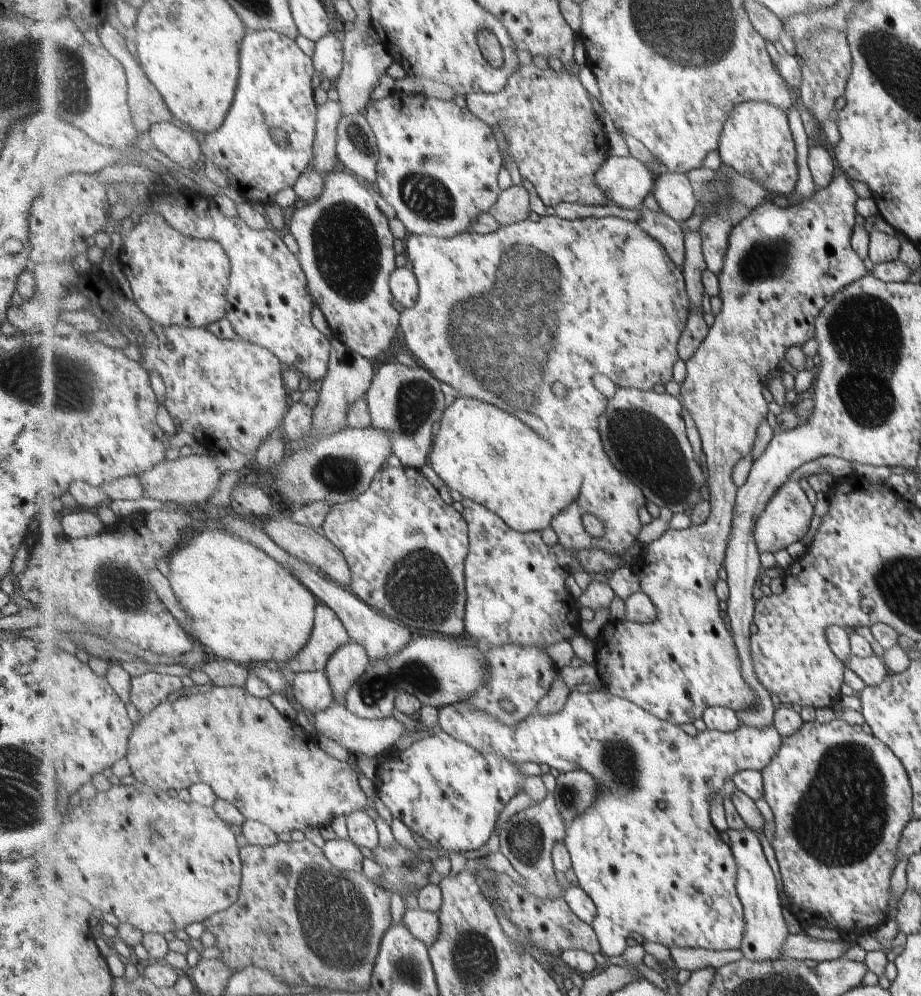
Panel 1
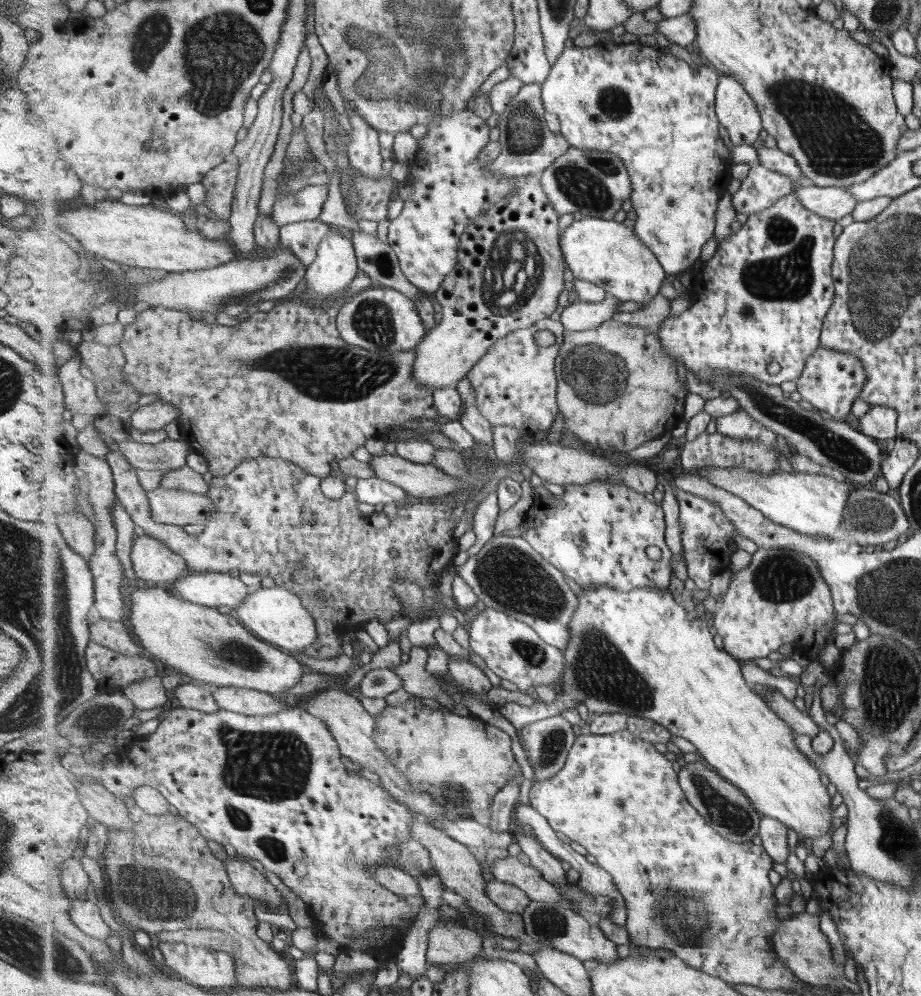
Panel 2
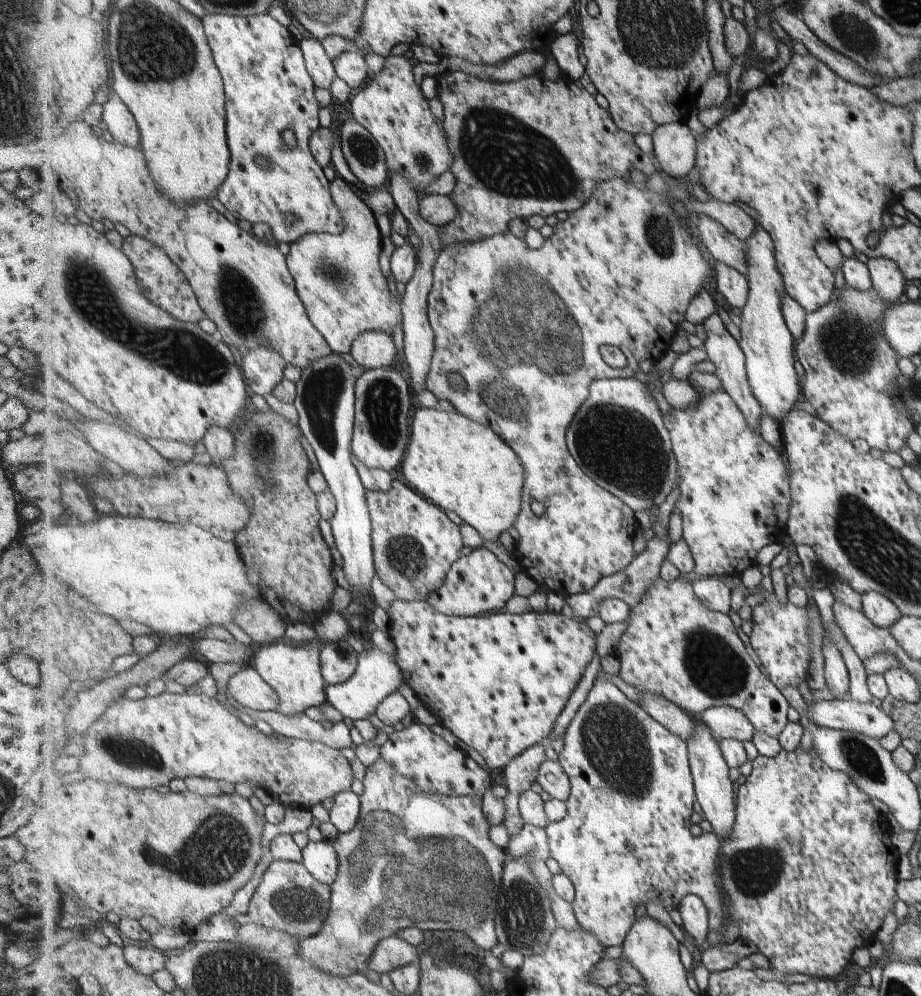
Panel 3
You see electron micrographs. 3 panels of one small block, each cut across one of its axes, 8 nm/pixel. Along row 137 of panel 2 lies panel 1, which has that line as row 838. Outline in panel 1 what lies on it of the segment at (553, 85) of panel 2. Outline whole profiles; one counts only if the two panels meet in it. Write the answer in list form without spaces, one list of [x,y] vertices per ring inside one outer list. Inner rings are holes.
[[[607,688],[585,694],[574,690],[561,712],[555,712],[555,714],[540,714],[536,712],[530,715],[529,718],[521,720],[515,726],[499,720],[497,716],[491,716],[489,712],[475,710],[465,701],[450,704],[440,709],[439,723],[439,728],[447,732],[447,734],[478,748],[481,752],[495,752],[501,756],[507,756],[509,760],[519,764],[535,762],[546,767],[546,769],[549,767],[555,768],[560,773],[587,771],[589,774],[593,774],[593,778],[601,784],[601,790],[599,790],[601,796],[597,798],[597,802],[585,814],[576,815],[573,819],[573,824],[566,828],[567,838],[565,838],[565,845],[569,850],[573,870],[578,878],[579,885],[585,889],[585,892],[597,904],[598,915],[592,927],[598,933],[603,954],[621,956],[627,950],[627,938],[631,934],[641,934],[646,941],[661,943],[669,948],[673,948],[673,946],[679,946],[679,948],[707,948],[709,950],[739,950],[741,948],[746,931],[746,916],[736,886],[739,872],[738,861],[735,860],[734,850],[721,840],[720,832],[711,822],[709,802],[715,800],[715,796],[722,794],[721,791],[725,780],[733,780],[735,774],[739,774],[739,772],[744,770],[756,769],[762,772],[773,762],[783,742],[781,733],[775,725],[771,726],[771,728],[751,728],[751,726],[740,725],[735,732],[721,732],[706,728],[702,732],[699,731],[695,736],[689,736],[689,734],[679,728],[679,725],[667,722],[667,720],[661,720],[661,718],[651,714],[651,712],[647,712],[646,708],[641,708],[641,706],[631,702],[631,700],[611,694],[611,691]]]

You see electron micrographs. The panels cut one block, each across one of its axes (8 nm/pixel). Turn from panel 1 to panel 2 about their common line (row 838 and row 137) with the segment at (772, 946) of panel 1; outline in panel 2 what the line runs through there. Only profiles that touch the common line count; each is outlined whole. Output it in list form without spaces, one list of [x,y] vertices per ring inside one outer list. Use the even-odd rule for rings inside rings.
[[[719,76],[716,113],[726,129],[731,145],[756,146],[763,132],[762,114],[747,90],[734,77]]]

